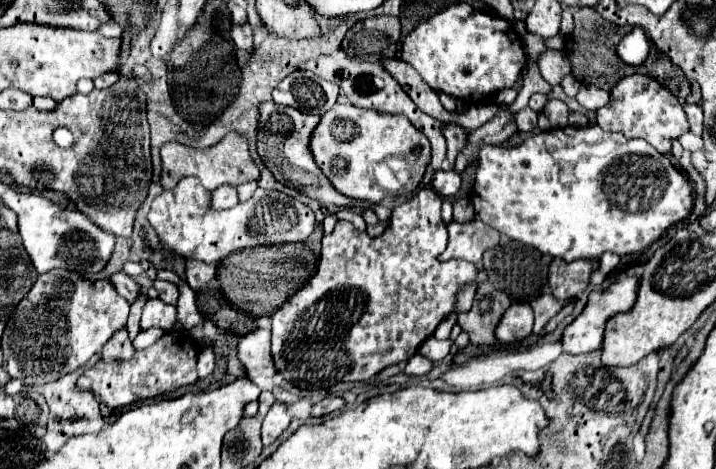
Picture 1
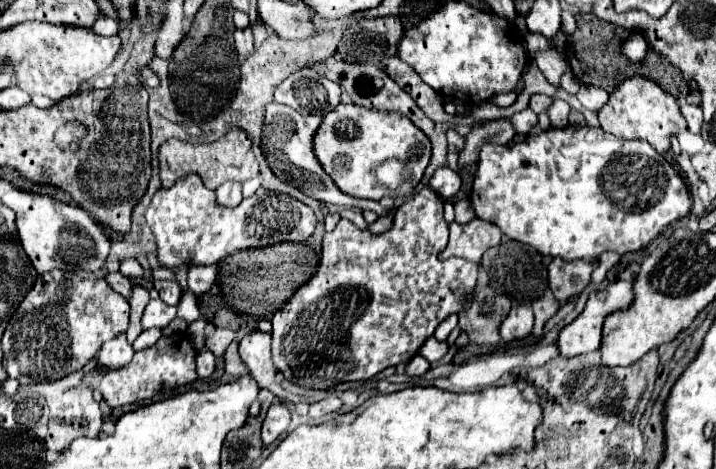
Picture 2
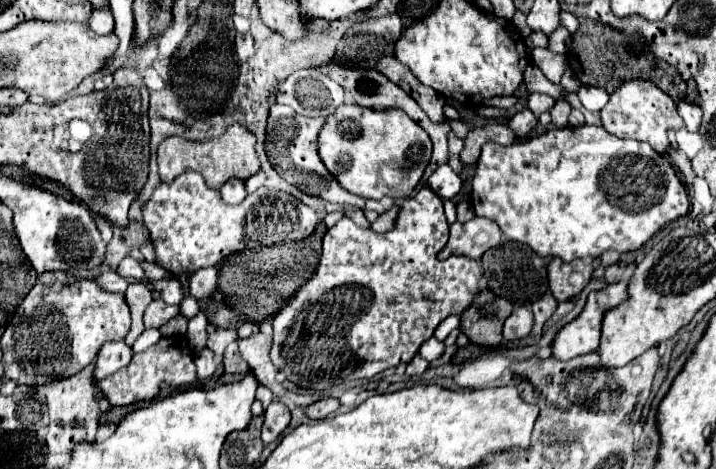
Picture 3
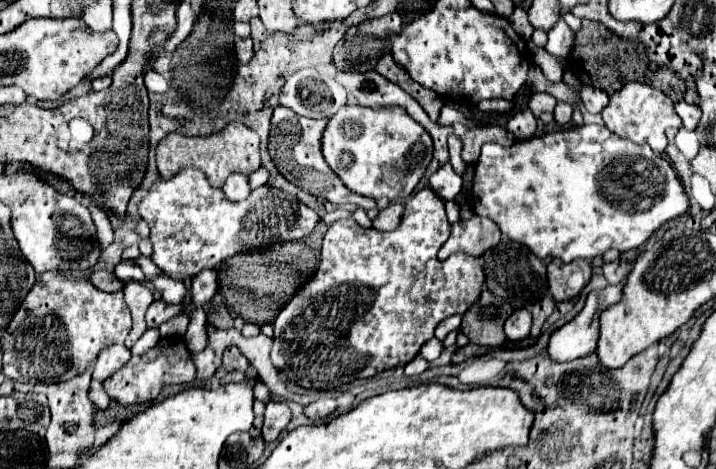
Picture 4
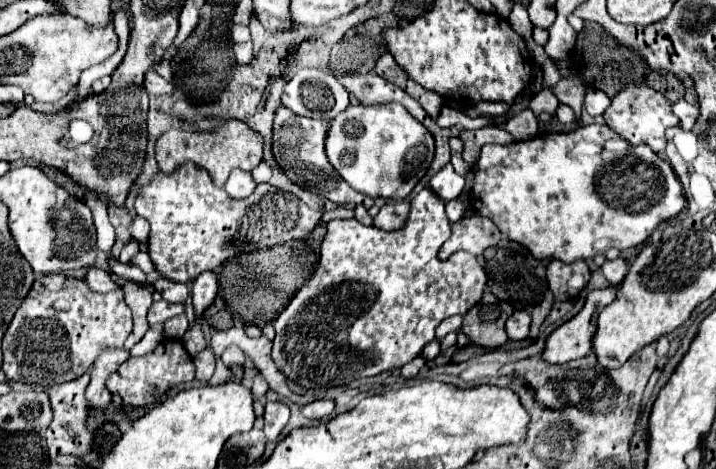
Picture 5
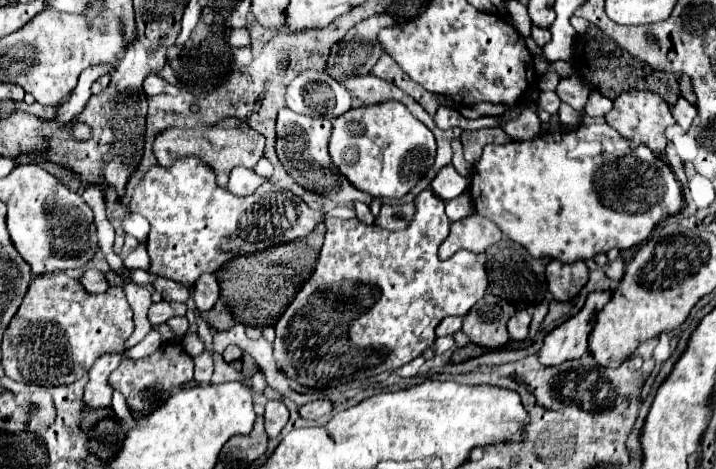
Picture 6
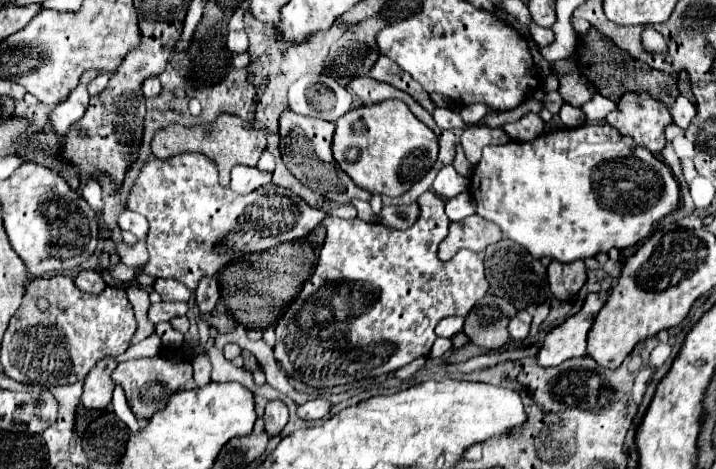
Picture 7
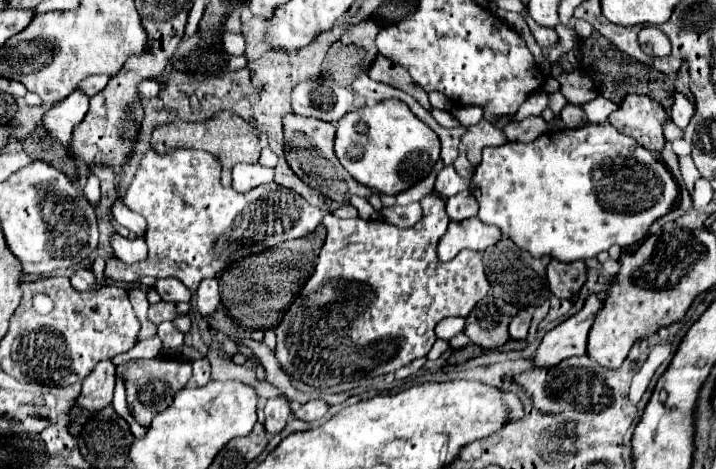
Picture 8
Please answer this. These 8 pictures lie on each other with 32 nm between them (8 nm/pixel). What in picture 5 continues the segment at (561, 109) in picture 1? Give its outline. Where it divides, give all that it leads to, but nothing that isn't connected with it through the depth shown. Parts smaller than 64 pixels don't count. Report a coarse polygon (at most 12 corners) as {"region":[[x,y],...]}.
{"region":[[558,104],[556,118],[562,124],[576,122],[572,108]]}

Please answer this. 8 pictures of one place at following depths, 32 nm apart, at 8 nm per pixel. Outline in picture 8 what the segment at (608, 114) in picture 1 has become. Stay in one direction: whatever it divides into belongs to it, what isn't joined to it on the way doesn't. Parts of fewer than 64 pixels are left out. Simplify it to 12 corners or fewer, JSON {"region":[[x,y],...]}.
{"region":[[628,94],[608,122],[650,152],[664,148],[668,114]]}

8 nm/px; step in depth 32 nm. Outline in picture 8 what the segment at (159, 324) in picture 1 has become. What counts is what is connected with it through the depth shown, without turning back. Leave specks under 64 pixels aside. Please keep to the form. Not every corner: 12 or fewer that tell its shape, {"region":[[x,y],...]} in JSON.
{"region":[[172,302],[152,304],[148,320],[160,324],[174,320],[180,312],[172,310]]}

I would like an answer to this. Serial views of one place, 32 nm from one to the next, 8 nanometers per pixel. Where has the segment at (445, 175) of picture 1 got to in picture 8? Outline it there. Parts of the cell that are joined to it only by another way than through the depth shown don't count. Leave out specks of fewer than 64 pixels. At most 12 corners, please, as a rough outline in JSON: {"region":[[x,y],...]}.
{"region":[[444,166],[434,182],[442,198],[468,190],[470,182],[454,166]]}

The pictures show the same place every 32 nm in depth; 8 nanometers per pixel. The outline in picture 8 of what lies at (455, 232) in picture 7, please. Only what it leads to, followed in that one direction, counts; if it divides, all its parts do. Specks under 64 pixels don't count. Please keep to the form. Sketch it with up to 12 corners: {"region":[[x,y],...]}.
{"region":[[478,216],[450,222],[438,258],[460,250],[482,252],[500,240],[500,228]]}

